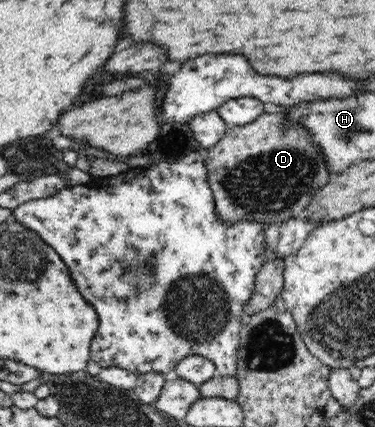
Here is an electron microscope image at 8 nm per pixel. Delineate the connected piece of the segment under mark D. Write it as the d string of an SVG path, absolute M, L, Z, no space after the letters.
M264 113L249 125L228 127L226 135L203 154L215 216L226 225L253 221L269 227L302 216L314 195L330 181L317 147L302 128L286 128L284 114Z

